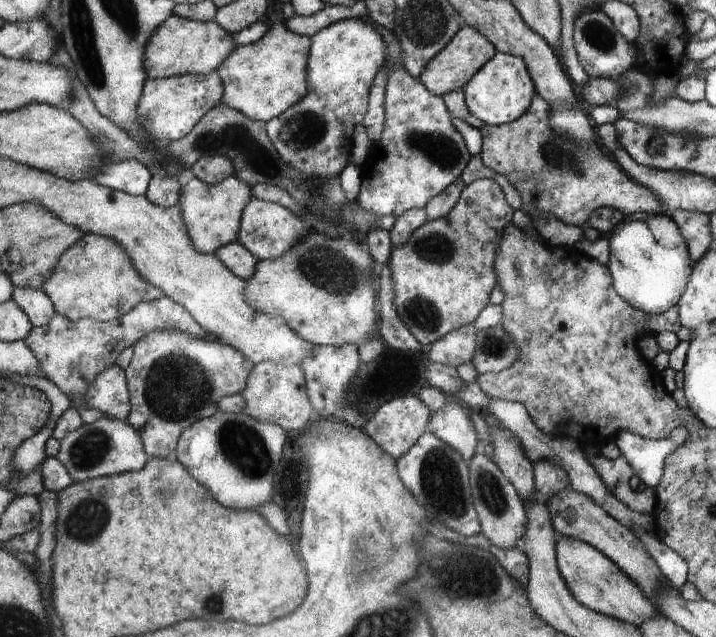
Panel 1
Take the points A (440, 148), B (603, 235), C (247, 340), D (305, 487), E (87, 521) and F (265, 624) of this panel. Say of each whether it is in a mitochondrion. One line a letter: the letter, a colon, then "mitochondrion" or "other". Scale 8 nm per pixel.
A: mitochondrion
B: other
C: other
D: other
E: mitochondrion
F: other

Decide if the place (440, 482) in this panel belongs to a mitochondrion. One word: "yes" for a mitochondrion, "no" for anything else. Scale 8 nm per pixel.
yes

